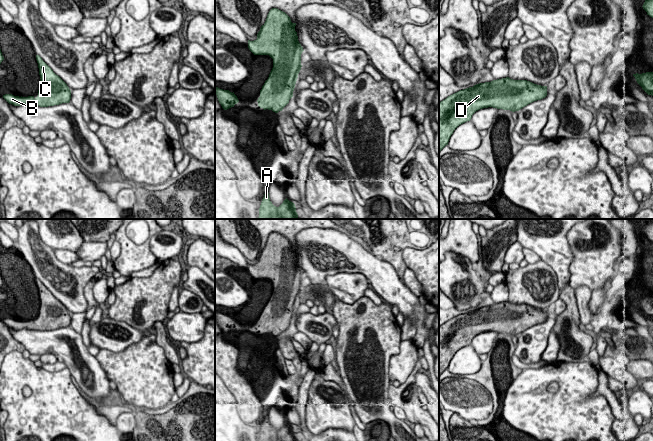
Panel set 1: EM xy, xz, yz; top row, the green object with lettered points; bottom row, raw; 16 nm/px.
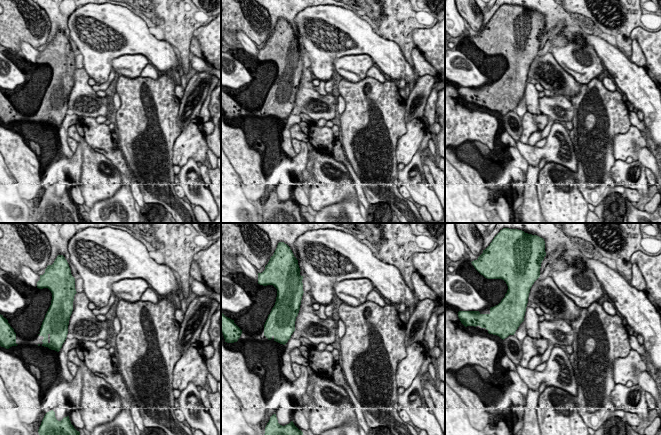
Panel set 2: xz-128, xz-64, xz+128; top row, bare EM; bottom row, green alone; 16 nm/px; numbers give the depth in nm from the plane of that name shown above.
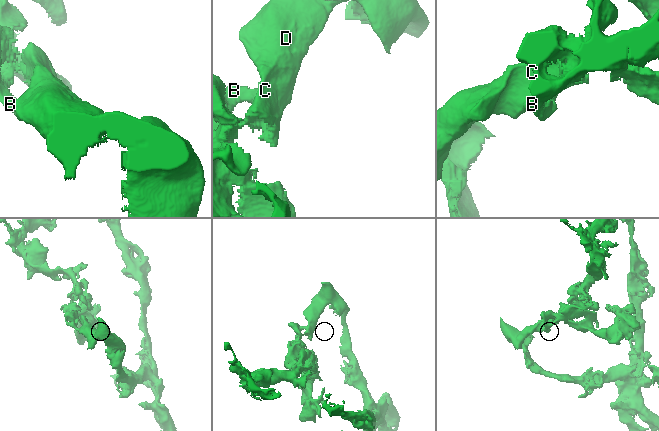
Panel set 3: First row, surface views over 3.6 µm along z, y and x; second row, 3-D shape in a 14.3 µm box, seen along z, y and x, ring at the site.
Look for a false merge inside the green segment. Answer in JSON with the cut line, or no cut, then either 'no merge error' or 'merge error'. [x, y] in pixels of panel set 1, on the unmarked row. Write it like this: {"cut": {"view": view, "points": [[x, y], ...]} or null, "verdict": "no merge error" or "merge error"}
{"cut": null, "verdict": "no merge error"}

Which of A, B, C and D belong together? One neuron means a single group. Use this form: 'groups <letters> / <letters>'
groups A B C D

